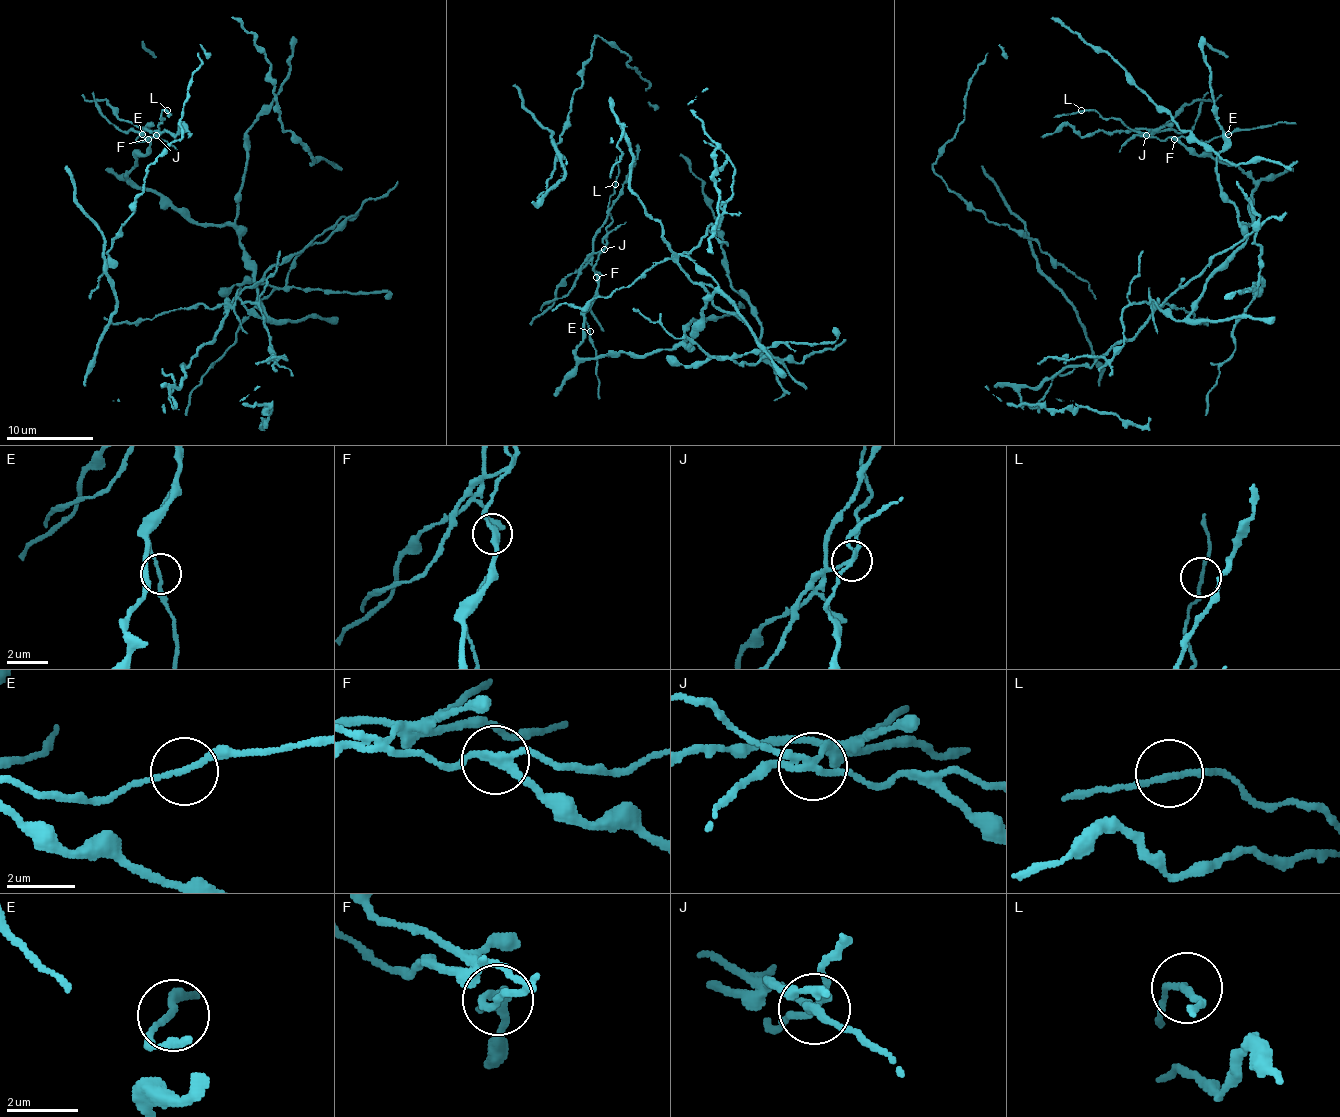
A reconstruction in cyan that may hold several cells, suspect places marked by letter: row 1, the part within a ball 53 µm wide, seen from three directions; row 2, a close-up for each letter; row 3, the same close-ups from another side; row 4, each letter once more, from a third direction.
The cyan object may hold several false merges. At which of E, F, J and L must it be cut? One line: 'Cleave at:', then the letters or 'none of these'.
Cleave at: F, J

